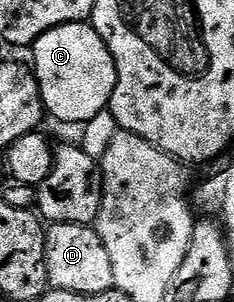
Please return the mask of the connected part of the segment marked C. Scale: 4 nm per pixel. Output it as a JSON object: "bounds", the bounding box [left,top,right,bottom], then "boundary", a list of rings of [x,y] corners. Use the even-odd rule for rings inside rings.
{"bounds":[32,22,118,125],"boundary":[[[89,22],[66,23],[63,27],[44,33],[32,45],[33,51],[32,70],[34,76],[38,78],[38,84],[42,90],[42,105],[48,112],[49,118],[51,115],[52,118],[59,119],[62,123],[85,125],[88,121],[92,121],[92,117],[96,117],[96,113],[109,108],[110,98],[116,89],[118,80],[116,65],[108,45],[104,45],[100,33],[96,33],[96,29]]]}

